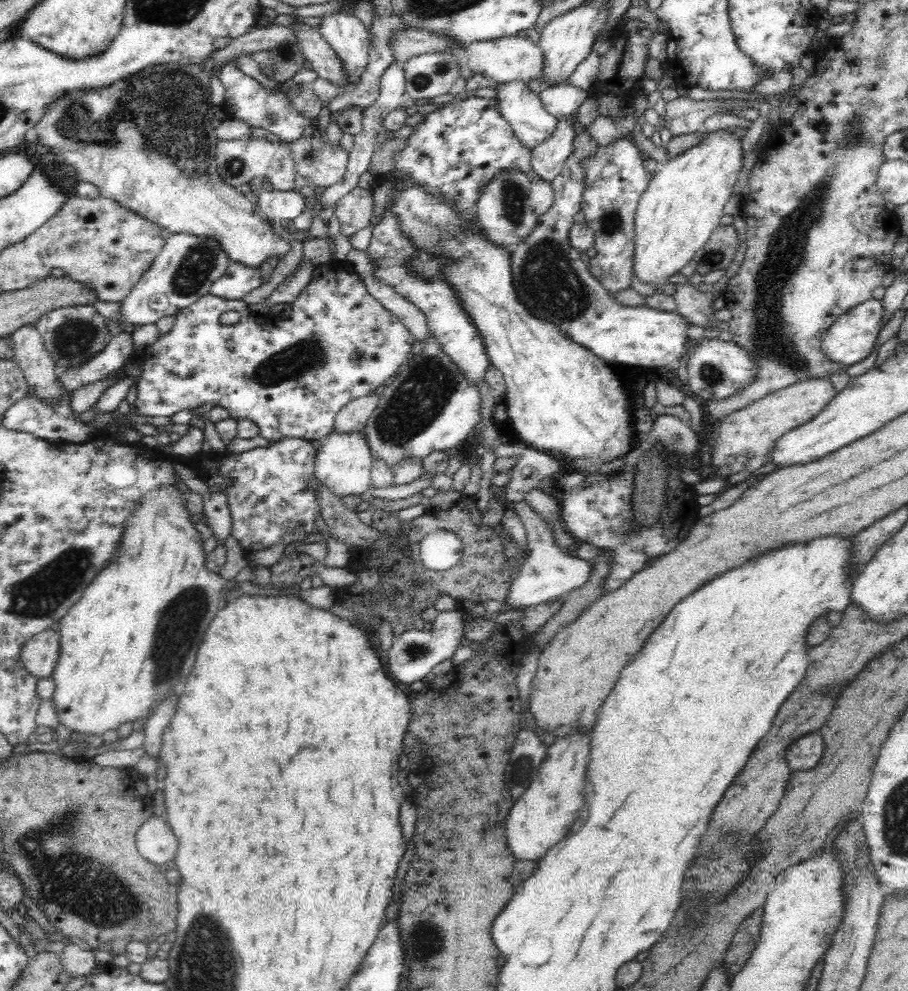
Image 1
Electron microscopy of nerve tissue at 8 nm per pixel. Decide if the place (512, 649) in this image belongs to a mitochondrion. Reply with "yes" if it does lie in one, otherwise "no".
no

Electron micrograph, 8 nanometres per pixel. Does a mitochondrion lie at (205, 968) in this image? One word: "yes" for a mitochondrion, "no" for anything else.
yes

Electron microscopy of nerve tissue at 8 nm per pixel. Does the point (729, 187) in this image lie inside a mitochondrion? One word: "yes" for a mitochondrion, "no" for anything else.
no

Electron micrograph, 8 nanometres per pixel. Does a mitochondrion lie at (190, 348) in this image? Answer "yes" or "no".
no

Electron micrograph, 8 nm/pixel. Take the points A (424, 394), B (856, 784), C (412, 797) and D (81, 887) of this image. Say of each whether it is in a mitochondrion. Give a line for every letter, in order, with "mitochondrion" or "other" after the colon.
A: mitochondrion
B: other
C: other
D: mitochondrion

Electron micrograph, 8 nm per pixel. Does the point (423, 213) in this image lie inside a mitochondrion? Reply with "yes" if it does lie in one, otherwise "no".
no

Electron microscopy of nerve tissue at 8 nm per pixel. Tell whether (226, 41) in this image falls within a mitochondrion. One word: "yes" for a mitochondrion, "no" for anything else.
no

